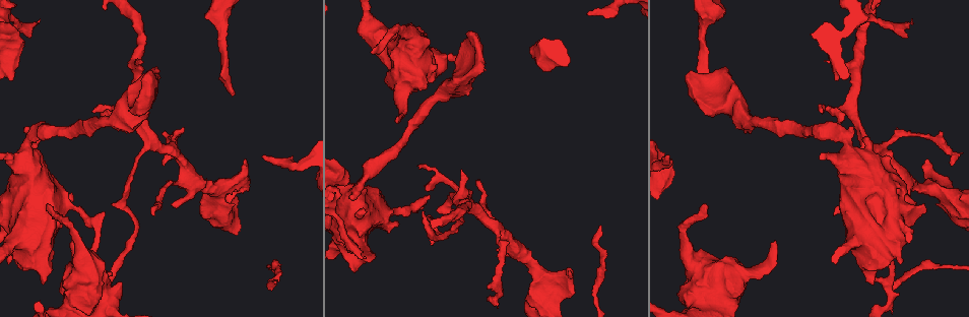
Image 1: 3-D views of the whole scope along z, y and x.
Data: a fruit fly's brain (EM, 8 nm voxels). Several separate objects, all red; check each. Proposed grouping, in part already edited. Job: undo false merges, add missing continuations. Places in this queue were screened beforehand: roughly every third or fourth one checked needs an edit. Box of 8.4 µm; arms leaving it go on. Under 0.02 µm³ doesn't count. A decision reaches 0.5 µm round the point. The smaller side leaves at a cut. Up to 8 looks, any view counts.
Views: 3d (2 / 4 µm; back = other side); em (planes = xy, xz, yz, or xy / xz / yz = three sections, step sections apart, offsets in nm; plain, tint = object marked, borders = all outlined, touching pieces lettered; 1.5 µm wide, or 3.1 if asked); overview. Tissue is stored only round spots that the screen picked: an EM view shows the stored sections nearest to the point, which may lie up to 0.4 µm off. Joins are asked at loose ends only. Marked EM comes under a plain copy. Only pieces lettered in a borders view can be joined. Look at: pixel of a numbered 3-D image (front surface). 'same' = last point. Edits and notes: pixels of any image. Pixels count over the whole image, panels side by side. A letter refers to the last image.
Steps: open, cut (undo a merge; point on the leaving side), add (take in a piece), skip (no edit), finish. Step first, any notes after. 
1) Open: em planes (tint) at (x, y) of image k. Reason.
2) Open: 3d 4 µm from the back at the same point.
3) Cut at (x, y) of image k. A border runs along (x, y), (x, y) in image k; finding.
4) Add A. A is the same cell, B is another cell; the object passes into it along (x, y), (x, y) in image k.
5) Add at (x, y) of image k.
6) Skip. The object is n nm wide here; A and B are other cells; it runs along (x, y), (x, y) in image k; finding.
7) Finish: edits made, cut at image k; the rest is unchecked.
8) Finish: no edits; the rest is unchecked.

Open: em planes (borders) at (461, 169) of image 1. Free end.

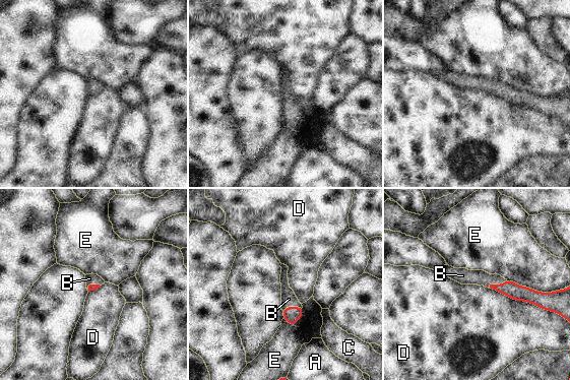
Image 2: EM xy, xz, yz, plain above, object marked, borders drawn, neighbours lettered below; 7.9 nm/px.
Add B. B is the same cell, A, C, D and E are other cells; it goes on there.

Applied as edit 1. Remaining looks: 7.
Open: 3d 2 µm at (952, 165) of image 1. Free end.

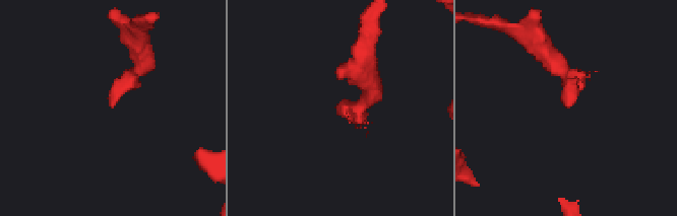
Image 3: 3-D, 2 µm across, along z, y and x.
Open: em yz step 8 (borders) at (111, 104) of image 3.

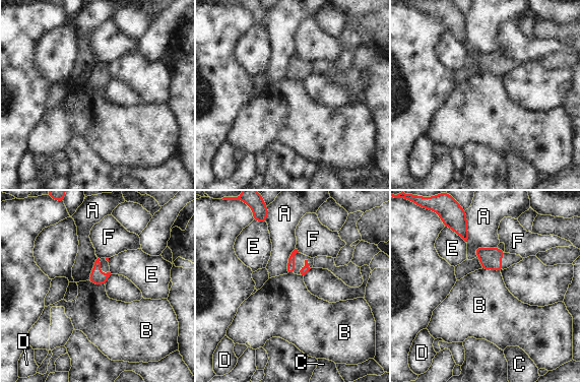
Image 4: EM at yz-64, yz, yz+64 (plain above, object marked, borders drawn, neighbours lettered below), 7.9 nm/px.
Skip. The object is 120 nm wide here; the longest contact is with A, 190 nm; A, B, C, D, E and F are other cells; none of them fits.

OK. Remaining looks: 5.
Open: 3d 4 µm at (365, 178) of image 1. Calibre changes.

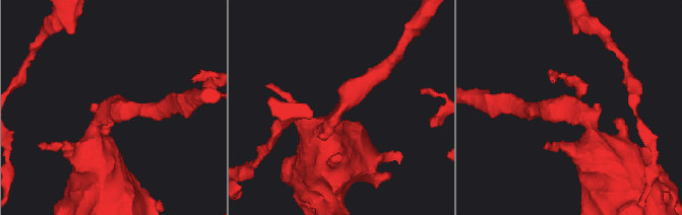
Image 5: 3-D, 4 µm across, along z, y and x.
Open: em xz step 4 (tint) at (339, 110) of image 5. The arms are 260, 420 nm wide.

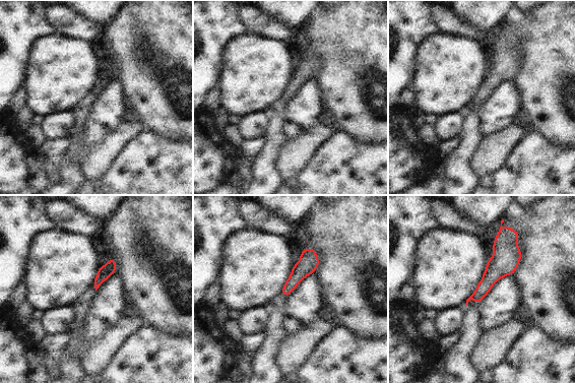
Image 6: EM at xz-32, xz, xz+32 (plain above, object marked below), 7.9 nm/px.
Open: em planes (borders) at the same point. Another direction.

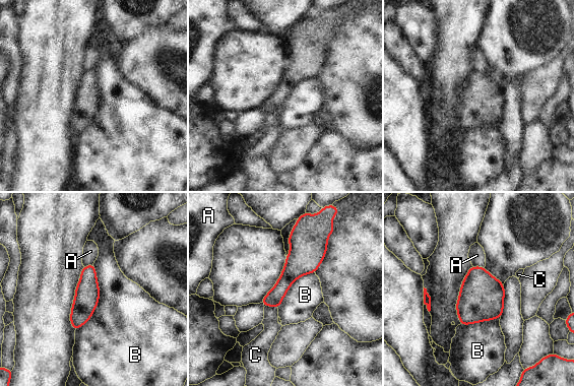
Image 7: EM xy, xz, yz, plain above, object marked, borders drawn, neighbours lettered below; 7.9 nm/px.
Skip. The longest contact is with B, 550 nm; A, B and C are other cells; a border runs along (93, 264), (99, 303), (75, 330) in image 7; continuous, no second neuron.

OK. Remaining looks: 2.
Finish: edits made, add at image 2; the rest is unchecked.

